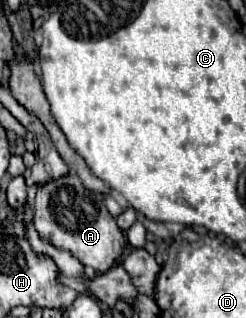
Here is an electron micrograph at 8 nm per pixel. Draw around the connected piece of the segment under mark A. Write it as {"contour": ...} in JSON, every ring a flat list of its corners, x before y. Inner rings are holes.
{"contour":[[68,172,60,178,44,182,36,192,36,216,34,226,42,238,62,250,70,250,84,266,96,272,106,272,114,266,124,248,124,234,118,228,114,216,104,206,102,198,82,186,76,172]]}

